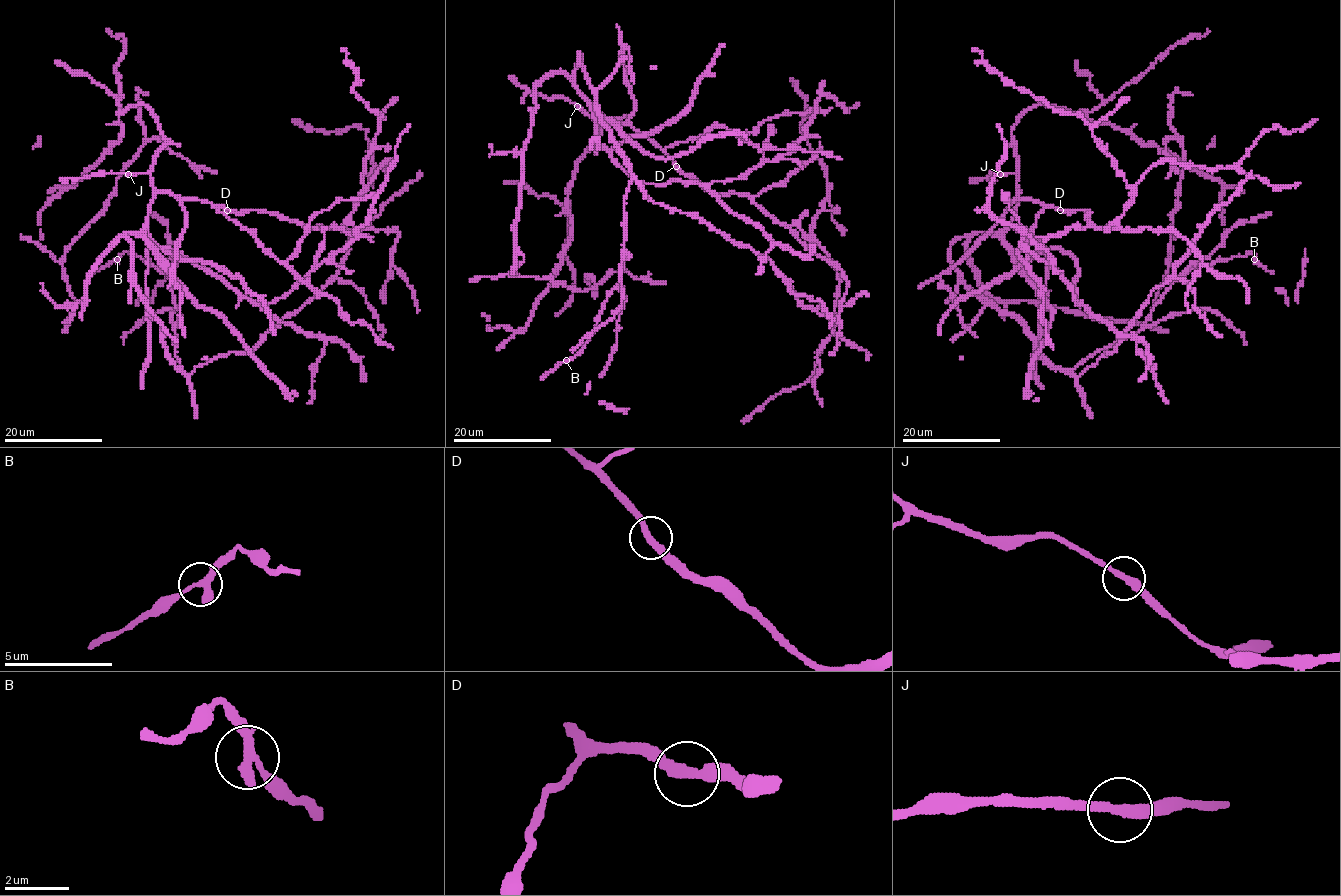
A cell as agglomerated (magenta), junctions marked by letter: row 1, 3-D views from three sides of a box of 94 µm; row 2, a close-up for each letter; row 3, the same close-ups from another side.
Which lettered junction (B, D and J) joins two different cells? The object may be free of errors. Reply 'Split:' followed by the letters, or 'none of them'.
Split: none of them

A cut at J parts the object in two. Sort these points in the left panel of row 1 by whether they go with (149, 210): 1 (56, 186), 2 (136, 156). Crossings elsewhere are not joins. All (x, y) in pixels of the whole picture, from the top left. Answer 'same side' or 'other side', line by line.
1: same side
2: same side

